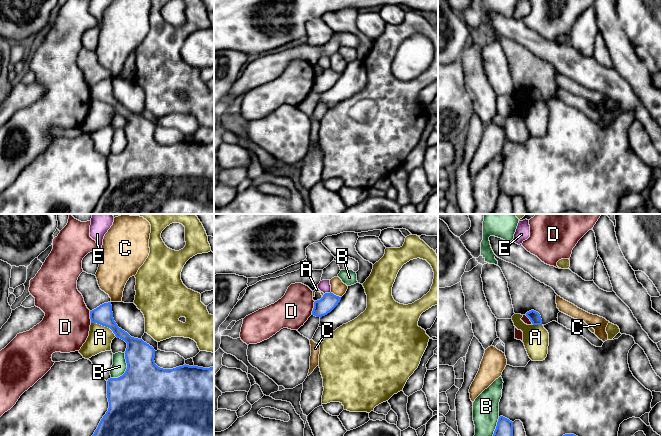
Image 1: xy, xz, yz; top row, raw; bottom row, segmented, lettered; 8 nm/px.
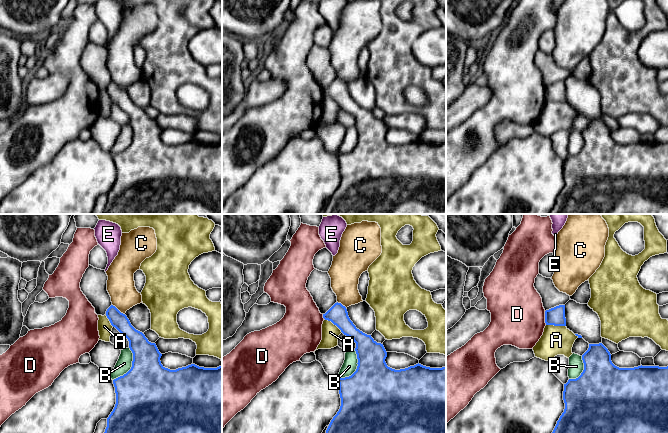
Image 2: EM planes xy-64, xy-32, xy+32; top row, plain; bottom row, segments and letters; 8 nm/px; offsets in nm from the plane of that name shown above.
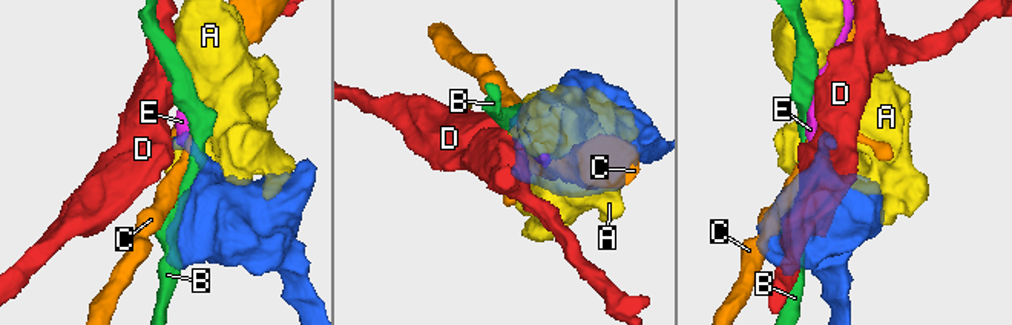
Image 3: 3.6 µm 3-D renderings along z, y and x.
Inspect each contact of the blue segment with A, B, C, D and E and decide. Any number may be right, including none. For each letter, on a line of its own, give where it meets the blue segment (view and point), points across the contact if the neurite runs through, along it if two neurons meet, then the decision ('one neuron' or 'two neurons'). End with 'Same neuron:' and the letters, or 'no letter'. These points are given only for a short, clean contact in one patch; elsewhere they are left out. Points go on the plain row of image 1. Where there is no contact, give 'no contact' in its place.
A: xy (104, 101) | two neurons
B: xy (126, 145) | two neurons
C: xz (335, 71) | along xz (330, 68), (340, 73) | two neurons
D: xz (313, 84) | along xz (315, 77), (311, 90) | two neurons
E: xz (327, 69) | along xz (330, 67), (324, 70) | two neurons
Same neuron: no letter

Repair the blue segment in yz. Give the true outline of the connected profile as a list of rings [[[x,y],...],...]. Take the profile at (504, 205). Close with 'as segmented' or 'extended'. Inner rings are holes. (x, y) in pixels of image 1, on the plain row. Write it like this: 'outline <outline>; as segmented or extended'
outline [[[500,192],[492,214],[513,214],[513,198]]]; as segmented

